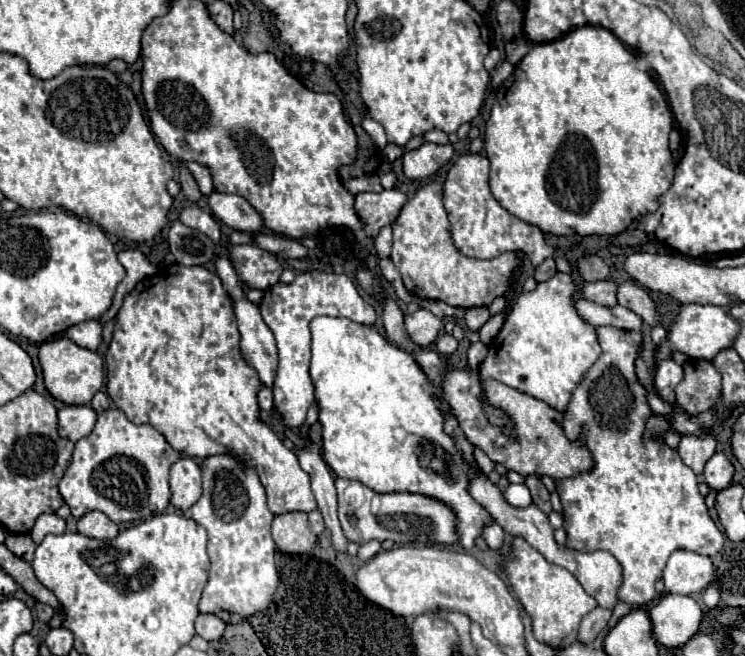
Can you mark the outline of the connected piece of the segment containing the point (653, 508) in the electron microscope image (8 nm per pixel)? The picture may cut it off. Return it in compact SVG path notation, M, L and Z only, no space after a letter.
M612 326L596 328L598 342L602 348L600 358L586 372L582 382L576 386L568 406L564 408L558 426L570 440L582 438L584 446L592 454L592 468L580 472L574 478L556 480L556 488L562 500L564 530L568 528L566 544L570 550L578 552L610 552L622 566L622 584L618 588L618 602L634 606L646 606L656 598L654 584L662 578L666 560L676 550L688 550L702 556L714 556L724 546L724 534L710 518L704 504L704 496L698 492L698 476L682 462L676 450L672 450L662 438L646 438L646 422L654 416L648 400L646 388L636 378L636 358L640 356L640 346L644 334L636 330L618 330Z

